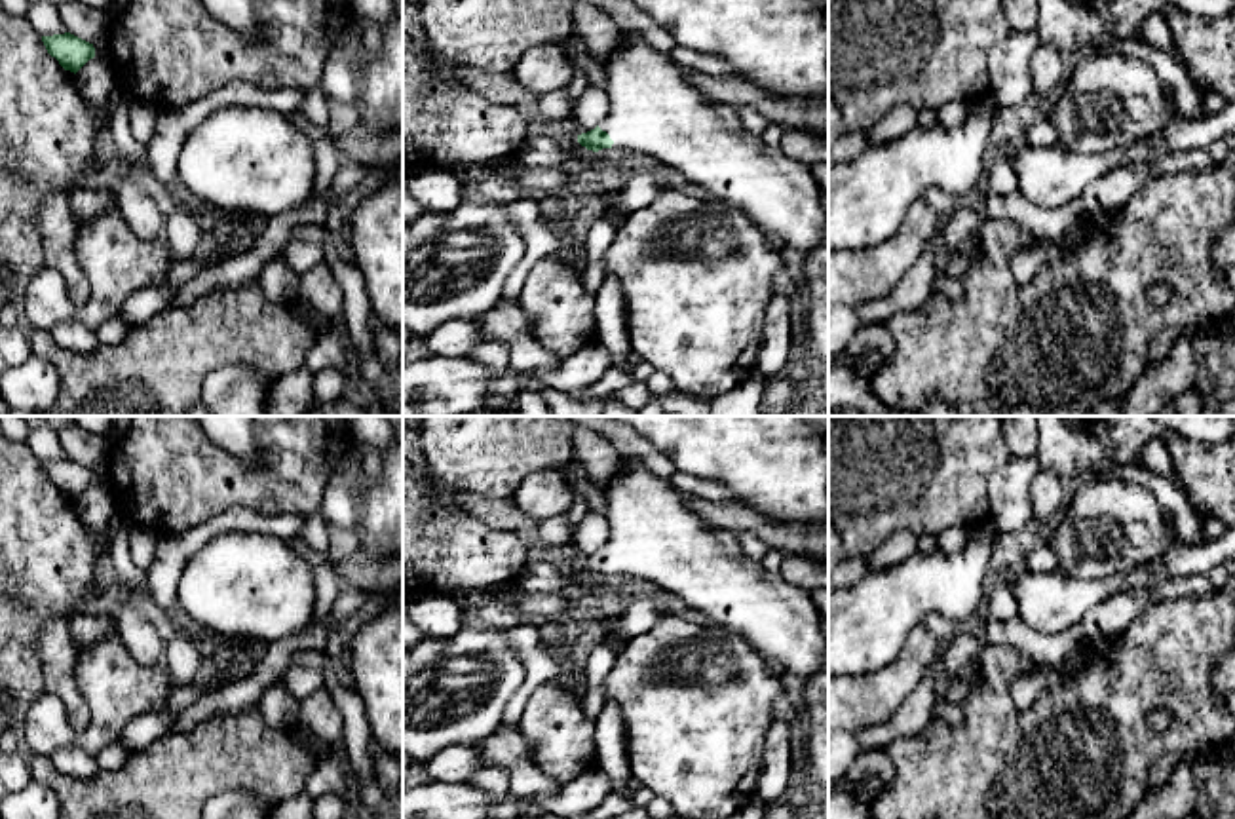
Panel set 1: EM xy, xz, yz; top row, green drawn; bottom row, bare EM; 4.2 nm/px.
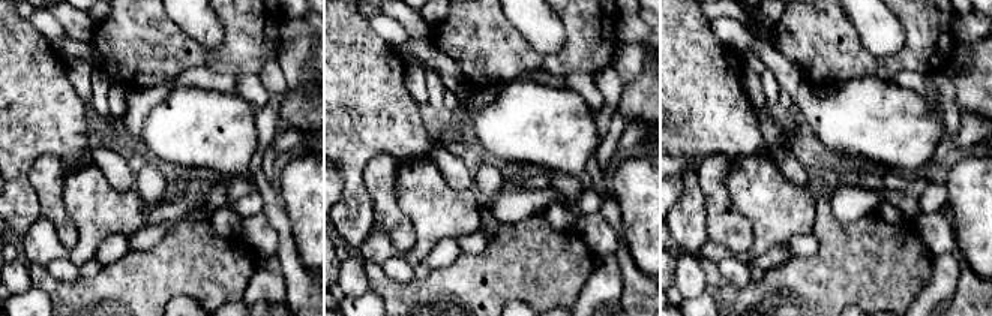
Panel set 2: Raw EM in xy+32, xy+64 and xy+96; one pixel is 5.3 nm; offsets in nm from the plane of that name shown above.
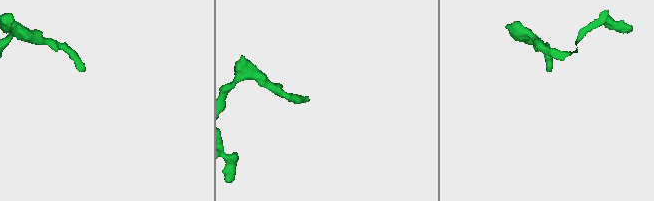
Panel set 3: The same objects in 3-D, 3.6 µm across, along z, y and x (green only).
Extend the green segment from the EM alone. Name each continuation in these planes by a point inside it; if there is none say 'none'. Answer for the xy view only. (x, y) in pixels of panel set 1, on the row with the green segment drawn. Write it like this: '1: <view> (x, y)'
none

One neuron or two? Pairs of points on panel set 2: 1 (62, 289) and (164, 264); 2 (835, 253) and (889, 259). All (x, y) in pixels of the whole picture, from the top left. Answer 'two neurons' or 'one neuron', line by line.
1: one neuron
2: one neuron

